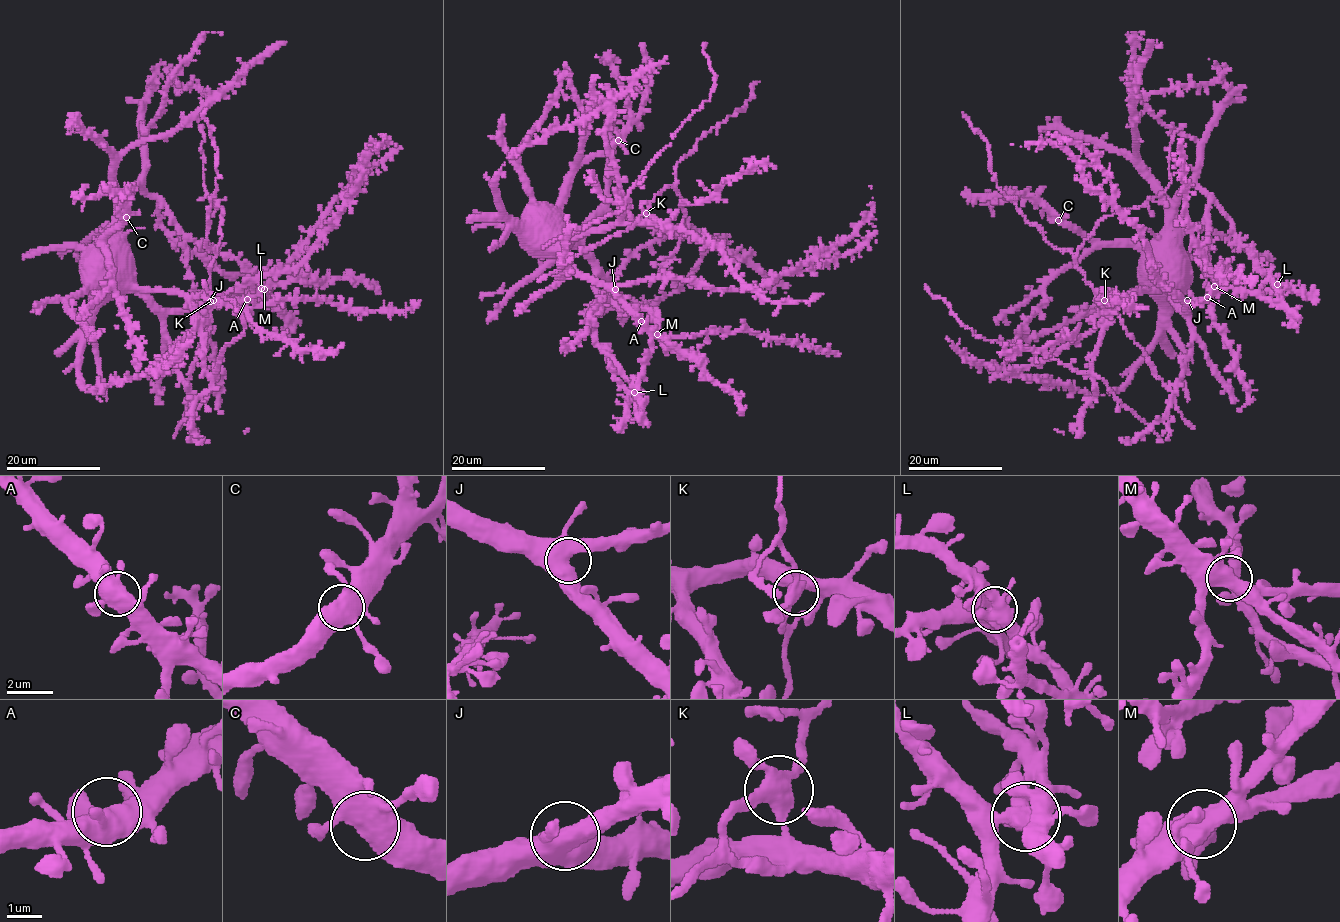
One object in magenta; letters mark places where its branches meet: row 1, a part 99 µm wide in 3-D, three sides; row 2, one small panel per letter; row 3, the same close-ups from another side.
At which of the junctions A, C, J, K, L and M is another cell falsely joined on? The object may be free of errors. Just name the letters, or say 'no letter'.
L

